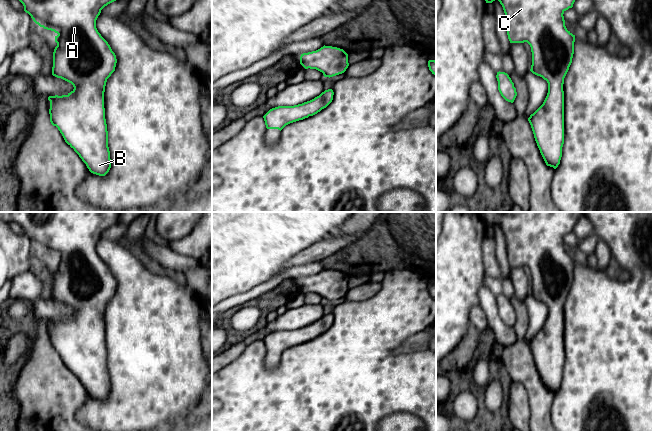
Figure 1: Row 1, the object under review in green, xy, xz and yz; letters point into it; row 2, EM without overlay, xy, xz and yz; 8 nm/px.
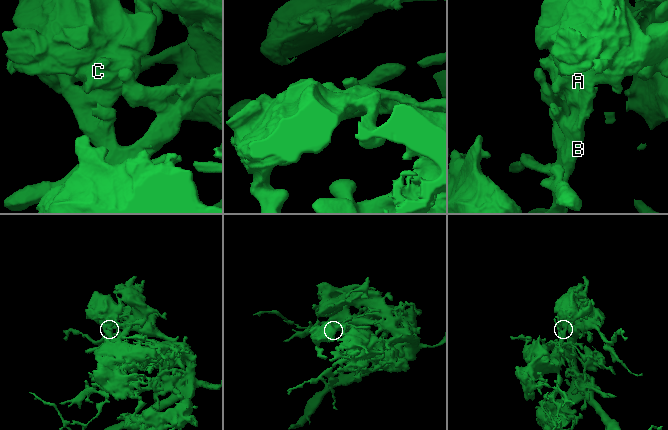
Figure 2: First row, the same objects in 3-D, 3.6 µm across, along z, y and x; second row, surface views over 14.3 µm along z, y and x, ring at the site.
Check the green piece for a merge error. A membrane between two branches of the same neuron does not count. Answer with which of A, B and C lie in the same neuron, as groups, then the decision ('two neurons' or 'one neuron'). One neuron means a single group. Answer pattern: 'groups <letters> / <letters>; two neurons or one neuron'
groups A B C; one neuron

